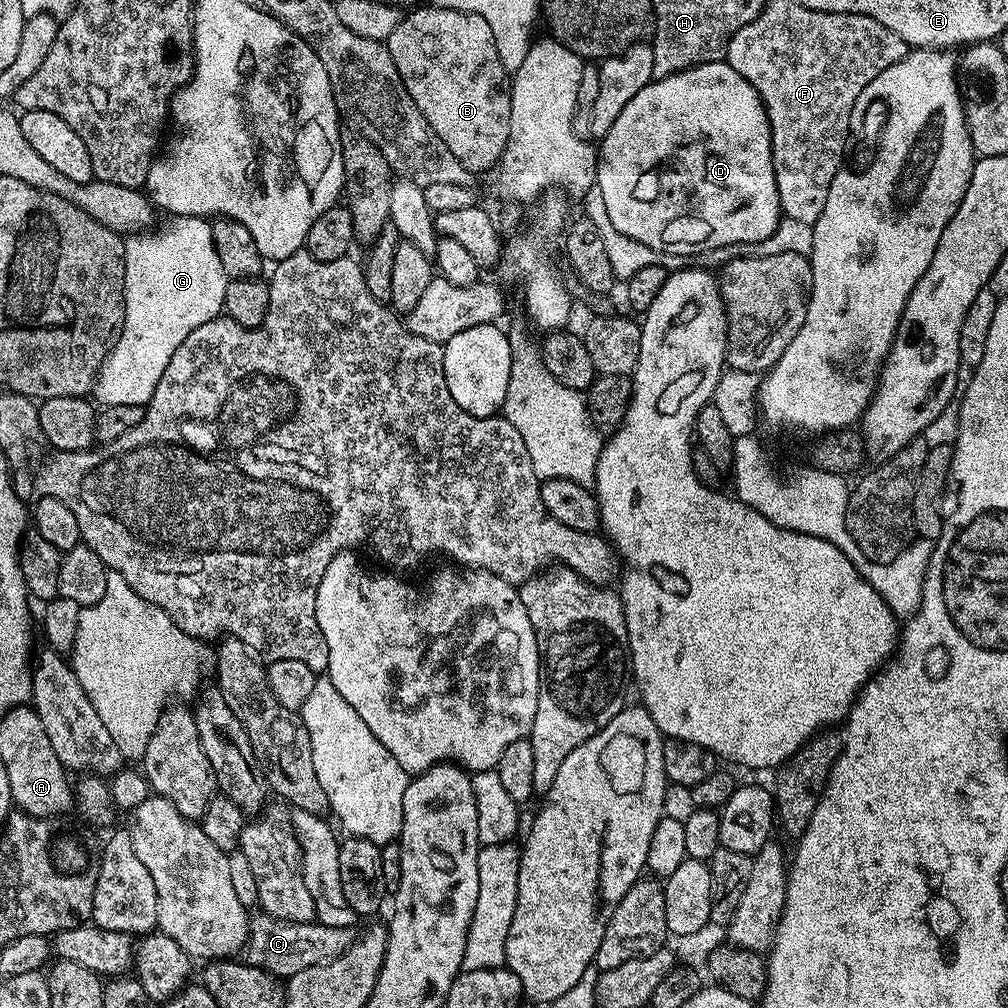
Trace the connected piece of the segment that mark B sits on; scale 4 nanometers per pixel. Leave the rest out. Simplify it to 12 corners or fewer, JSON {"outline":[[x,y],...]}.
{"outline":[[428,6],[390,58],[469,172],[510,138],[512,81],[490,25]]}

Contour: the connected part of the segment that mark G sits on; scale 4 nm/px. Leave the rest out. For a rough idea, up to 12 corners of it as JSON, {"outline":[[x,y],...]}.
{"outline":[[203,216],[124,241],[126,318],[101,405],[147,405],[174,350],[221,315]]}

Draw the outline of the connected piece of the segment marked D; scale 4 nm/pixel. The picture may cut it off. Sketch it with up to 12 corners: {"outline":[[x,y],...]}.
{"outline":[[715,60],[598,144],[618,234],[691,258],[782,221],[758,90]]}

